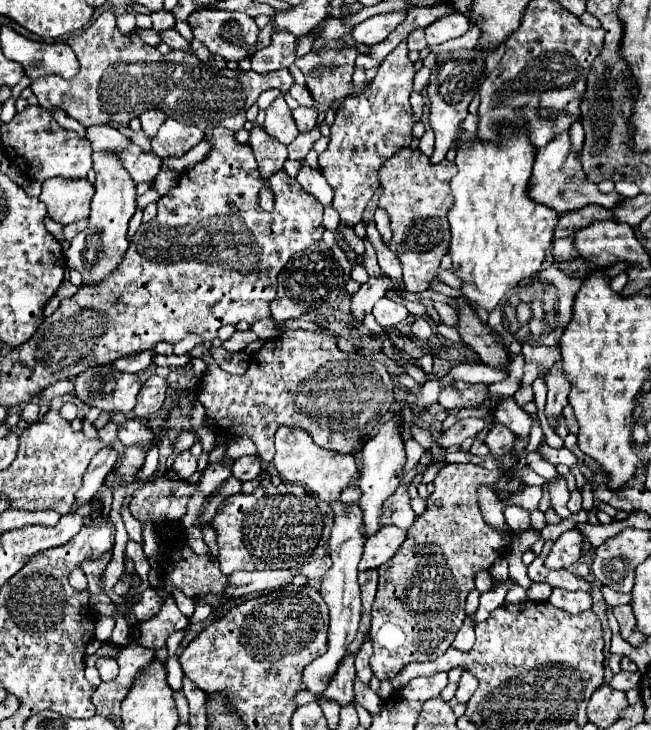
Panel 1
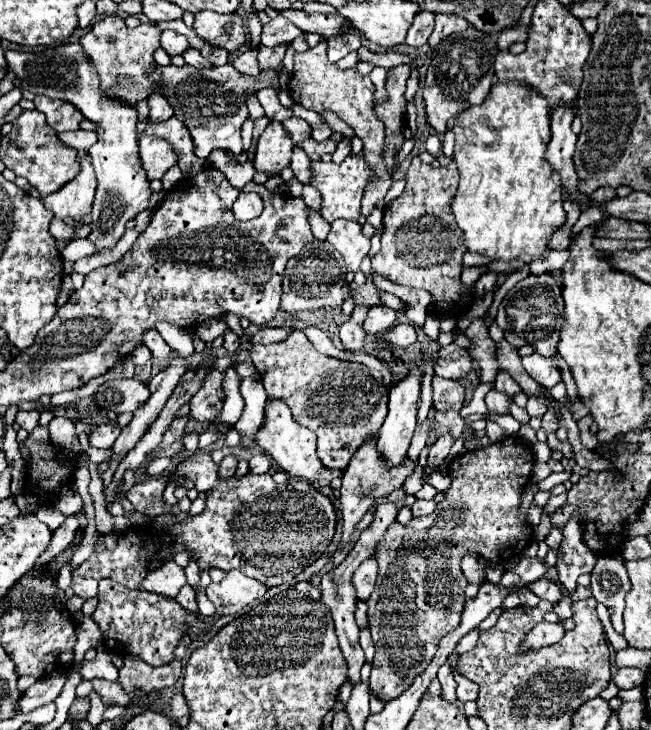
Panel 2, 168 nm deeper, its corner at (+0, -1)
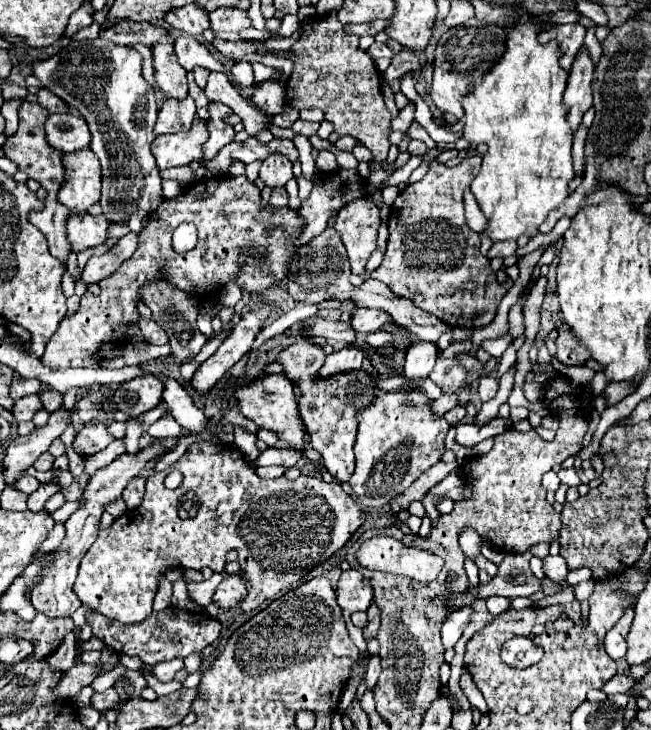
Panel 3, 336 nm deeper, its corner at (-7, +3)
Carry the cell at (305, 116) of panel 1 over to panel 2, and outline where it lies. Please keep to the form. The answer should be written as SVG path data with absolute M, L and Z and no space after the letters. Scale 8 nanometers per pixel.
M292 117L288 121L282 123L286 133L292 137L294 143L302 143L304 139L310 137L310 125L304 121L304 119L298 119L298 117Z

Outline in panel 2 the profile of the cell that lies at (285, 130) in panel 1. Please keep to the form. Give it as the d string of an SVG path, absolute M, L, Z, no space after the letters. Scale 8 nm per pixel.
M270 121L270 125L266 127L266 131L258 141L254 169L266 175L280 175L282 169L290 165L292 147L294 143L290 135L284 131L282 123Z

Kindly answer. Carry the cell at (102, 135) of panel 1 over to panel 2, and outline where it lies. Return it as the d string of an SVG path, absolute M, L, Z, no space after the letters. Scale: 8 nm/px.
M68 131L68 133L60 133L58 139L66 145L66 147L72 147L76 151L84 151L88 149L92 143L96 143L96 133L94 131Z

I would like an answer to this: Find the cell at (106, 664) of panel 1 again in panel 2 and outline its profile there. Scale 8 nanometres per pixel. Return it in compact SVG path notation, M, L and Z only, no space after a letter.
M94 679L92 685L94 685L94 691L102 697L104 707L110 707L110 705L128 707L132 703L128 699L128 695L124 693L124 689L120 689L120 685L116 685L116 683L110 683L106 679Z

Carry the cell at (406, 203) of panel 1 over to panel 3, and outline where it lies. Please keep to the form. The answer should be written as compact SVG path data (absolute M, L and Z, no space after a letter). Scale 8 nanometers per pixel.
M477 145L475 155L463 157L455 167L445 167L437 159L431 159L427 175L399 193L399 197L391 205L391 215L387 219L389 245L383 263L371 273L373 279L383 281L395 295L411 299L419 309L435 315L451 327L477 329L491 323L497 313L499 301L513 285L513 281L507 281L503 285L497 283L495 273L489 267L489 259L479 253L479 233L471 231L463 217L463 193L479 173L479 165L485 151L485 145Z

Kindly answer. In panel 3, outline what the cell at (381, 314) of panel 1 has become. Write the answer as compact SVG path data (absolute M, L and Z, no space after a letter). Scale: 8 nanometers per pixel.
M355 309L353 317L351 317L351 327L357 333L373 333L379 331L385 323L389 321L389 313L379 311L379 309Z

